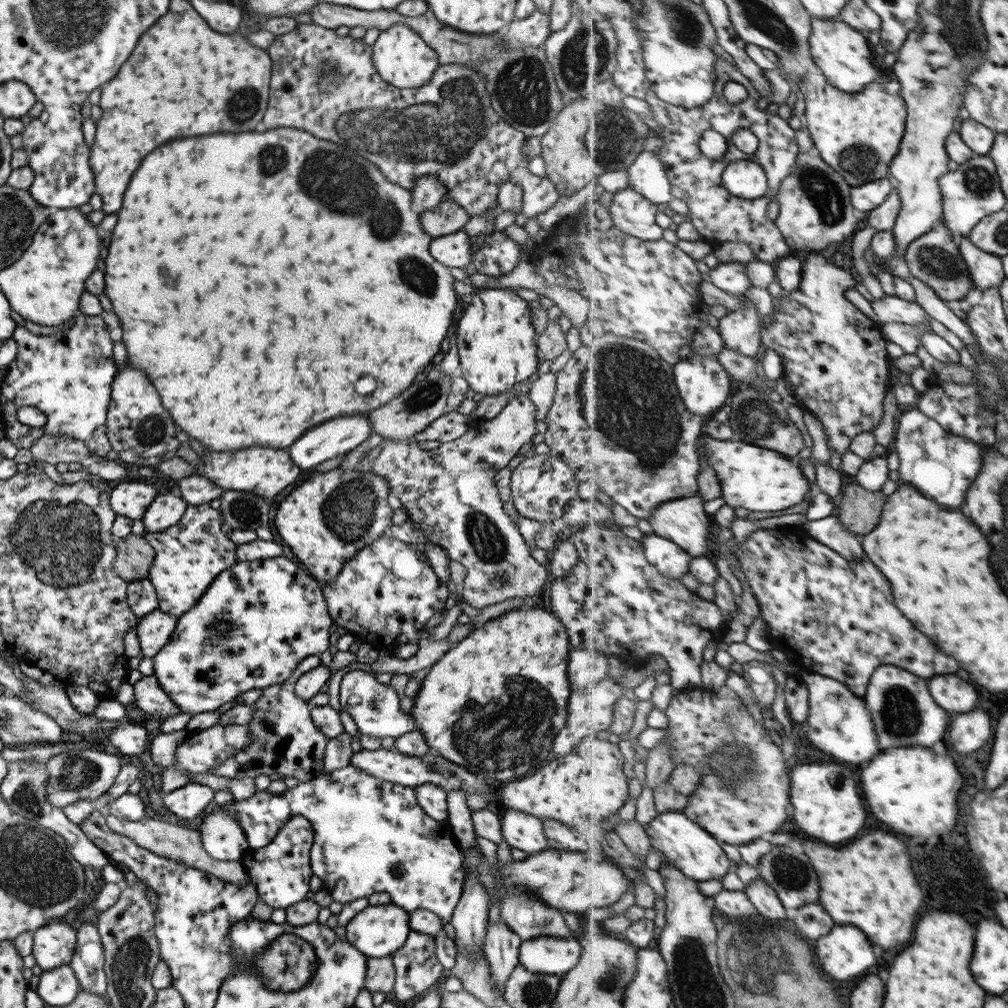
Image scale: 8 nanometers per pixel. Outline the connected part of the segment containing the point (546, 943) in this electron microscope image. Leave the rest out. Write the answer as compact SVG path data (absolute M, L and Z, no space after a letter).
M576 934L571 937L550 937L549 935L534 936L529 940L520 941L518 948L518 964L531 974L564 976L577 964L581 948Z

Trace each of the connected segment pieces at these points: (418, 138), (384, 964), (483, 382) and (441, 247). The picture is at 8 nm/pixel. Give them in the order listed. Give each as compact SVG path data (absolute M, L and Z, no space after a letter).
M310 23L310 24L298 24L295 26L294 30L291 32L283 33L280 35L275 35L275 40L269 44L269 48L267 48L266 53L268 54L268 57L271 59L271 78L268 85L268 102L266 111L263 113L263 120L261 120L259 128L261 129L272 129L277 127L289 127L289 128L296 128L305 132L308 132L311 136L314 136L317 139L321 140L328 140L330 142L333 142L334 144L343 144L345 148L350 148L353 152L357 152L359 156L363 156L363 158L367 158L369 162L373 162L375 166L380 169L382 172L382 175L389 180L389 182L392 182L393 184L399 185L401 188L407 189L408 191L412 187L412 184L414 183L414 180L421 175L433 175L439 182L443 183L443 186L447 189L446 192L446 198L447 200L451 200L455 202L455 204L458 204L460 207L463 207L463 210L467 211L468 216L473 215L480 215L481 213L484 213L487 210L493 210L495 212L495 208L497 208L497 205L495 204L496 200L496 194L498 191L498 186L503 181L511 181L515 184L521 185L522 188L522 197L521 197L521 208L520 212L528 218L535 218L537 214L541 214L543 211L547 210L548 208L551 208L553 204L555 204L555 201L557 200L559 196L559 192L557 191L557 187L545 176L545 177L539 177L535 176L533 174L530 174L528 172L527 166L529 159L525 157L525 153L521 153L521 145L522 142L525 140L525 135L522 132L519 132L518 130L515 130L510 124L507 124L504 120L501 120L497 114L495 114L495 111L490 107L489 102L489 96L487 96L486 91L486 84L487 81L477 73L477 70L472 70L472 68L469 68L468 66L461 66L460 64L445 64L443 66L439 65L435 69L435 74L431 76L431 80L427 82L426 85L418 86L417 88L397 88L396 86L393 86L391 84L387 84L387 82L383 82L381 78L377 75L377 72L375 70L373 61L372 61L372 48L370 46L365 45L362 40L351 40L349 36L343 36L343 38L339 38L339 36L335 35L334 30L329 30L327 28L322 28L321 26L318 26L317 24Z
M366 957L365 980L363 989L369 993L388 993L393 990L394 964L392 957L382 958Z
M505 288L476 289L457 318L454 344L458 354L458 374L474 392L496 395L514 384L527 381L538 368L536 335L527 302Z
M457 231L445 236L432 237L428 244L429 254L448 268L466 268L472 260L466 232Z

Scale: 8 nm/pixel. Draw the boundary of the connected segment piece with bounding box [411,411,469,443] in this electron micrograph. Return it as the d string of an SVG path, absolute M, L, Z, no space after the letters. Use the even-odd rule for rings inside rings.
M457 411L446 412L411 438L416 442L438 440L441 443L446 443L459 438L467 430L468 421L468 417L457 413Z

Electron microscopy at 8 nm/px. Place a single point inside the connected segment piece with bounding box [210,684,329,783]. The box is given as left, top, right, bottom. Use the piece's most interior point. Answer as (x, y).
(283, 740)

